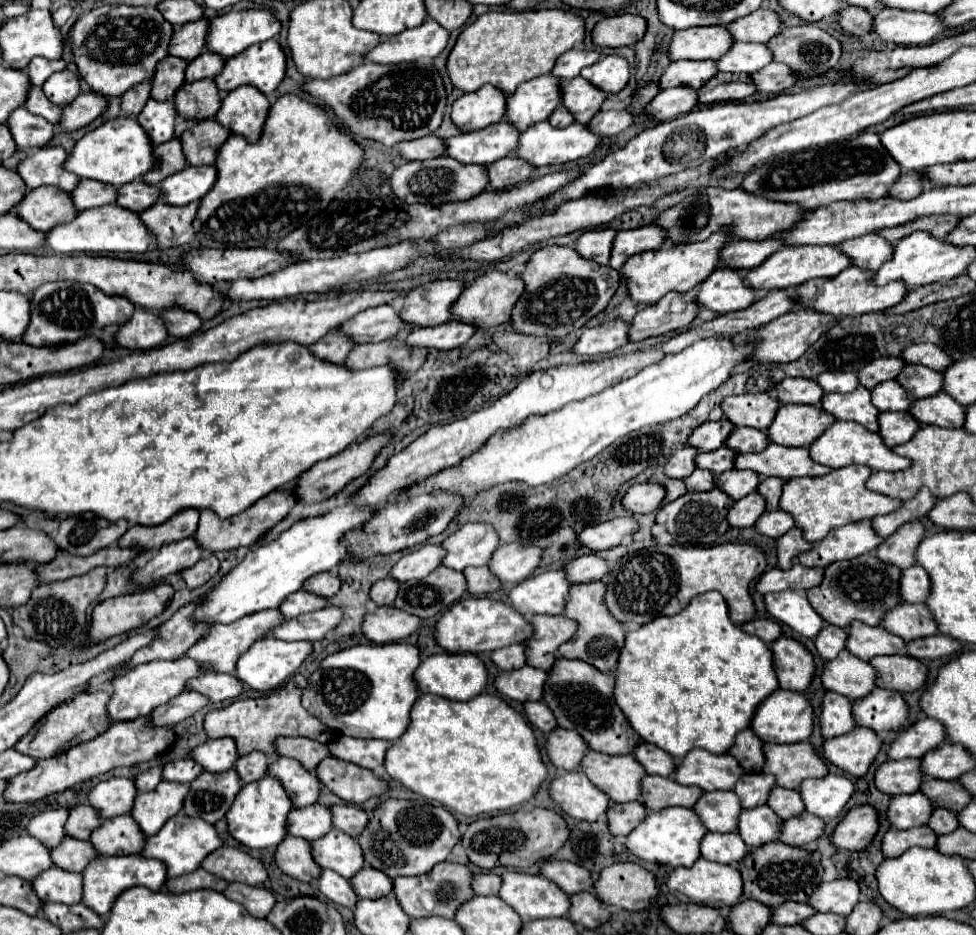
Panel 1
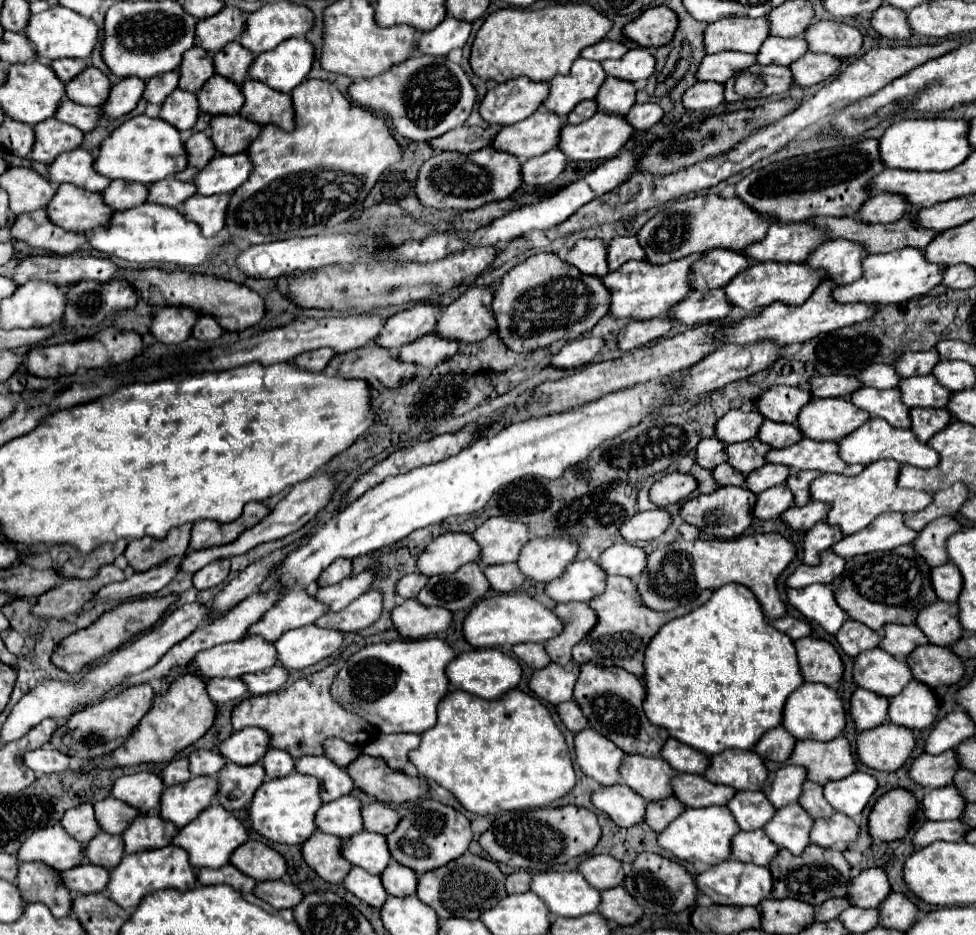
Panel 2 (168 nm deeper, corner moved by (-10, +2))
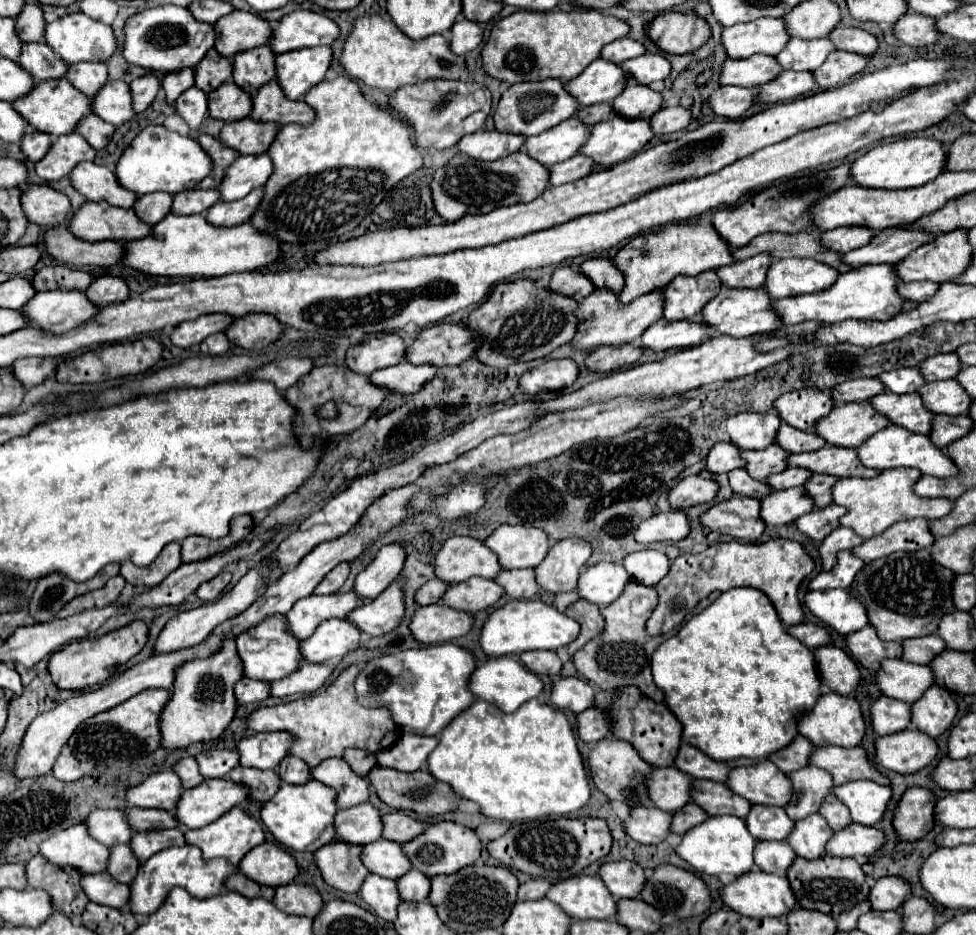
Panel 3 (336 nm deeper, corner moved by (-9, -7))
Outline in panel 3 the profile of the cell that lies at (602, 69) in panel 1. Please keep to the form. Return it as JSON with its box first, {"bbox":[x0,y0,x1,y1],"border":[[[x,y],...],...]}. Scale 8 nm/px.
{"bbox":[619,53,671,85],"border":[[[645,53],[635,59],[627,59],[619,63],[619,67],[625,71],[629,81],[635,81],[639,85],[649,85],[651,81],[661,81],[669,75],[671,65],[669,61],[659,53]]]}

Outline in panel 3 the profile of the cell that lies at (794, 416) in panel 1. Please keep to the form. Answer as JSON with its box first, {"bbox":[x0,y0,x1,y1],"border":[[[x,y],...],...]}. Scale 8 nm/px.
{"bbox":[815,403,889,449],"border":[[[845,403],[835,405],[827,417],[815,423],[815,433],[819,433],[825,443],[835,447],[857,449],[867,437],[887,427],[889,421],[879,417],[871,403]]]}

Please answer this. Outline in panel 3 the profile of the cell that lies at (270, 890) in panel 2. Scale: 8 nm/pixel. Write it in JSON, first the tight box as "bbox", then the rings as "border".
{"bbox":[271,883,323,917],"border":[[[289,883],[275,889],[275,897],[271,901],[279,911],[289,915],[307,915],[313,917],[319,907],[323,907],[323,901],[319,893],[313,887]]]}

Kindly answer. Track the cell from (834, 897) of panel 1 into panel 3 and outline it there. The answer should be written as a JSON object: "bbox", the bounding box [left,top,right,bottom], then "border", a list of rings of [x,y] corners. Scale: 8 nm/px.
{"bbox":[869,877,909,911],"border":[[[881,877],[869,891],[869,903],[873,911],[897,911],[909,893],[909,885],[901,877]]]}

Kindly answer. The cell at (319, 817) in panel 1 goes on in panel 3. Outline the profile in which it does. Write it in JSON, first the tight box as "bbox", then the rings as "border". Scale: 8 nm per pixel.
{"bbox":[335,803,381,845],"border":[[[371,803],[337,811],[335,833],[339,841],[353,845],[367,845],[381,837],[381,815]]]}

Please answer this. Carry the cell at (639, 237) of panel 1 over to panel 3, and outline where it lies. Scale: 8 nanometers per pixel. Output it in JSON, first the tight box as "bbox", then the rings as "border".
{"bbox":[579,257,625,291],"border":[[[589,257],[579,269],[587,277],[591,277],[595,287],[609,287],[613,291],[621,291],[625,285],[623,273],[611,257]]]}

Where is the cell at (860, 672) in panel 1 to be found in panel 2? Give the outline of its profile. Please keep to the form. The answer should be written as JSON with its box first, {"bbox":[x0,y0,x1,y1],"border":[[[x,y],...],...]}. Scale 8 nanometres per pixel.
{"bbox":[854,648,914,698],"border":[[[872,648],[856,658],[854,680],[860,688],[892,698],[914,680],[914,676],[906,660],[898,660],[882,648]]]}

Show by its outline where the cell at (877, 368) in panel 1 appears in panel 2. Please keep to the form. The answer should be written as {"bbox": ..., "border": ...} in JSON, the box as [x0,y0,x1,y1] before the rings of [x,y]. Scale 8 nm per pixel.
{"bbox":[894,348,940,378],"border":[[[936,348],[926,350],[926,352],[906,352],[902,354],[896,362],[894,368],[898,370],[900,376],[910,378],[910,376],[920,376],[920,374],[930,374],[932,368],[940,362],[940,356]]]}

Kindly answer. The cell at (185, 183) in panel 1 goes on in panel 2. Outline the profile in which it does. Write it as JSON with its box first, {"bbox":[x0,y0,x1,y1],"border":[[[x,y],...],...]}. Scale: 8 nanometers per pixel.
{"bbox":[194,152,252,196],"border":[[[248,152],[242,154],[218,154],[208,168],[196,174],[194,184],[198,186],[198,194],[212,196],[236,190],[244,180],[248,180],[252,172],[252,162]]]}

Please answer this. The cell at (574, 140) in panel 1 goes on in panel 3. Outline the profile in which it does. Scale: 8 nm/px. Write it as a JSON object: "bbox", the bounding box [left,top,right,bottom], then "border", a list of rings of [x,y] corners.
{"bbox":[579,115,653,167],"border":[[[613,115],[613,119],[591,127],[589,139],[581,145],[579,153],[593,159],[597,167],[611,167],[639,153],[651,137],[653,133],[645,119],[625,119]]]}

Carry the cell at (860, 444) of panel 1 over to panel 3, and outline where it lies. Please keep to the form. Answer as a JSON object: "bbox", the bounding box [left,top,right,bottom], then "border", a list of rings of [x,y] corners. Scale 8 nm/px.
{"bbox":[857,425,957,477],"border":[[[887,425],[879,433],[871,435],[867,441],[863,441],[857,447],[857,457],[861,465],[873,467],[873,469],[891,469],[891,467],[915,467],[923,475],[933,475],[933,477],[951,477],[957,473],[957,467],[951,463],[949,457],[941,449],[937,449],[927,435],[915,435],[907,433],[907,429],[899,429],[897,425]]]}

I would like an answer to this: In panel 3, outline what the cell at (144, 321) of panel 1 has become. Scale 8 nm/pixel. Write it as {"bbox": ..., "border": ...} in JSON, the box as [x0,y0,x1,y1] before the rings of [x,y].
{"bbox":[171,313,233,349],"border":[[[211,313],[211,315],[201,315],[193,321],[183,321],[181,325],[177,325],[171,333],[171,343],[175,347],[187,349],[191,345],[199,345],[205,337],[209,337],[211,333],[219,333],[225,331],[227,325],[231,323],[233,317],[223,315],[223,313]]]}

